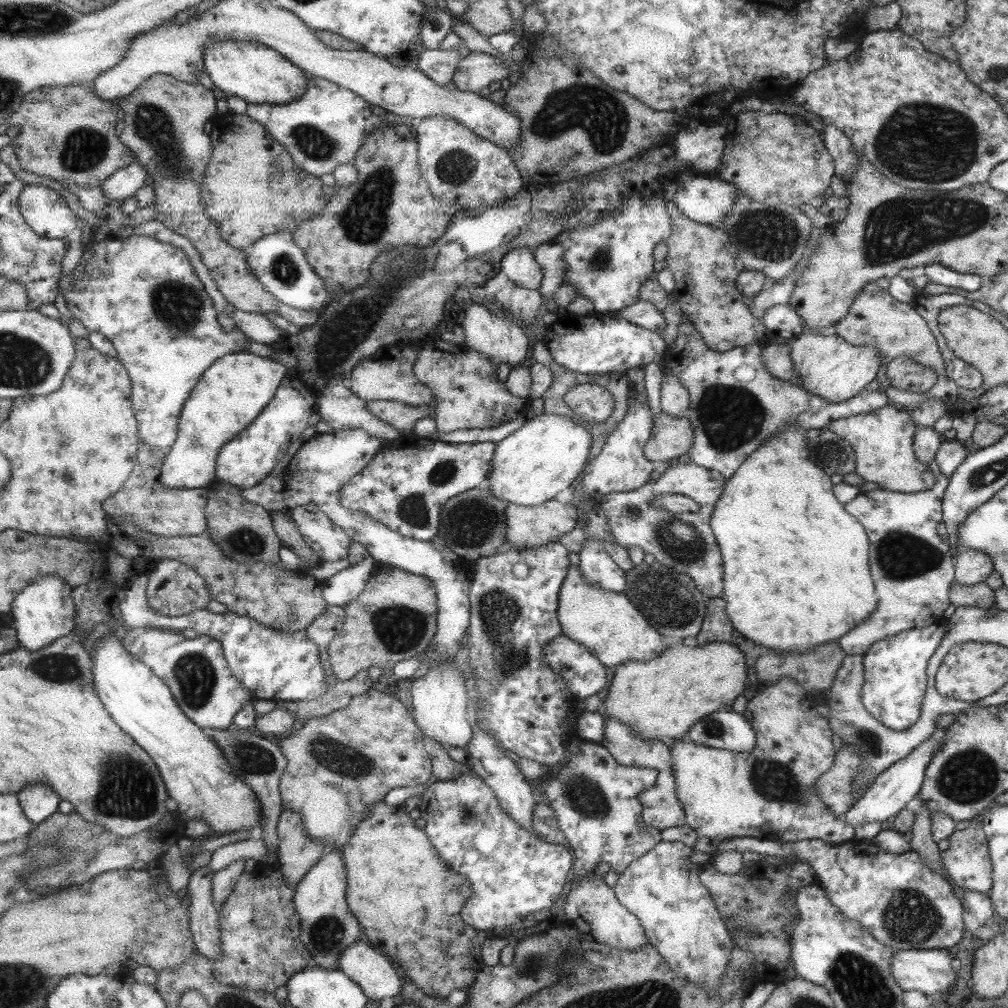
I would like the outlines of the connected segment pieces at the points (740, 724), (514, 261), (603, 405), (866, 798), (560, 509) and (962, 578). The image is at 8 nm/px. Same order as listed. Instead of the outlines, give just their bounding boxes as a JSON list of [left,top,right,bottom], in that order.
[[687,711,756,754],[500,248,542,290],[566,381,615,422],[842,729,944,827],[506,499,579,549],[956,549,995,585]]

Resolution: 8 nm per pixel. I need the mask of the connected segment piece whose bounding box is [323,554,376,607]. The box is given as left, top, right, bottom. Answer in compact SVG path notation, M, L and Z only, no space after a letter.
M368 554L359 563L340 570L324 582L323 598L327 605L344 607L356 600L375 573L375 560Z

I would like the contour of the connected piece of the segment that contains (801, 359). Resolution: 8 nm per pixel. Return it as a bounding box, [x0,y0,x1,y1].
[790,330,883,403]

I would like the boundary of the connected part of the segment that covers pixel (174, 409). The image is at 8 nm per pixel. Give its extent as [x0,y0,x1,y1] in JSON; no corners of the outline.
[62,234,249,451]

